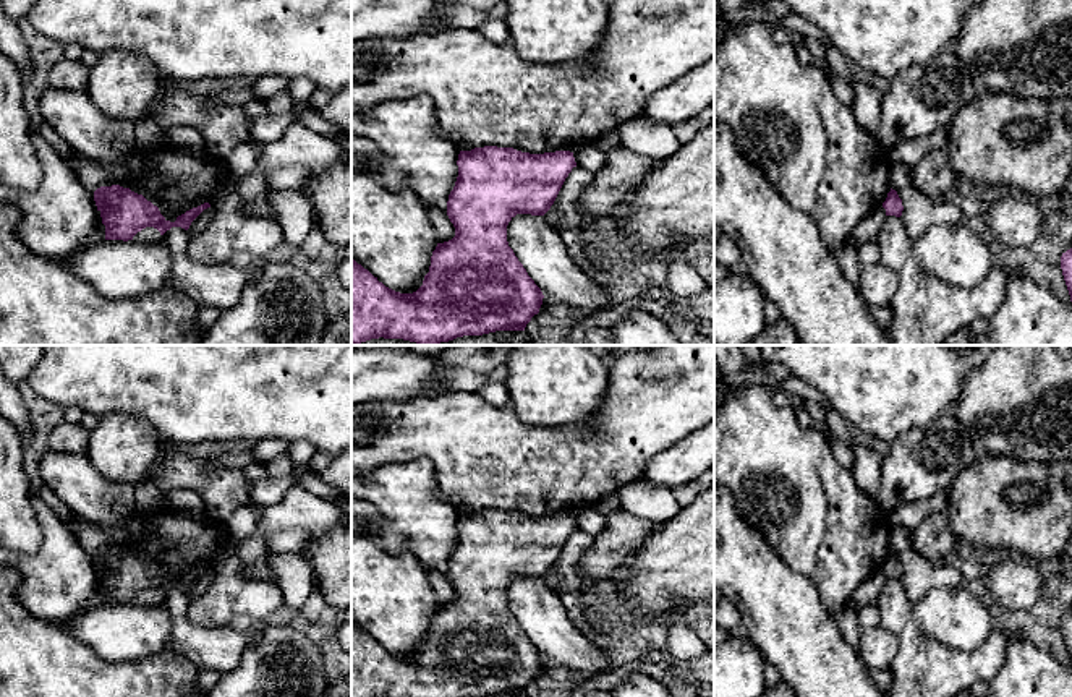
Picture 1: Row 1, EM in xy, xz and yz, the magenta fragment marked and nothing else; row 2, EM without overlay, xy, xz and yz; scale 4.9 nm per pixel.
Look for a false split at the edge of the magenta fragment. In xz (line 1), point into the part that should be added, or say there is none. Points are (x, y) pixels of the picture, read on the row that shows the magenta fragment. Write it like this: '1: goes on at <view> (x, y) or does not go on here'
1: does not go on here

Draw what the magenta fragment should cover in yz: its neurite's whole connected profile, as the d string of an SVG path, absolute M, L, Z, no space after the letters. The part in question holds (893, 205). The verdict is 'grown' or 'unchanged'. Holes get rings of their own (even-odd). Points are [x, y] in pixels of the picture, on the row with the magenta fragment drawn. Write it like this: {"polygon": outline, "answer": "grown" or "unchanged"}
{"polygon": "M891 188L886 201L883 203L883 207L886 209L886 216L895 216L895 217L902 216L904 206L895 190Z", "answer": "unchanged"}

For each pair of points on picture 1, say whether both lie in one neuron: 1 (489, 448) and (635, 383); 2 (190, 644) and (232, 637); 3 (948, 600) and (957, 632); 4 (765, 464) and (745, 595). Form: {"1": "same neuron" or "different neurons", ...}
{"1": "same neuron", "2": "same neuron", "3": "same neuron", "4": "different neurons"}

